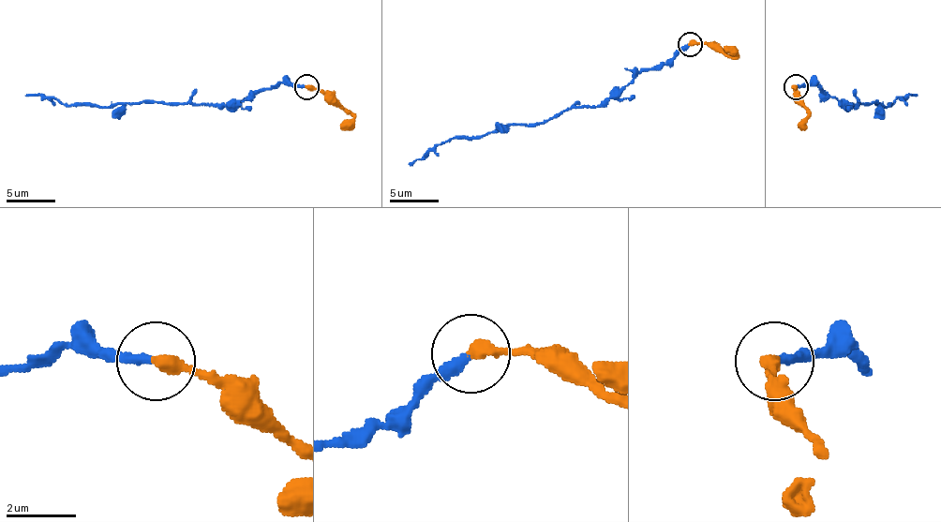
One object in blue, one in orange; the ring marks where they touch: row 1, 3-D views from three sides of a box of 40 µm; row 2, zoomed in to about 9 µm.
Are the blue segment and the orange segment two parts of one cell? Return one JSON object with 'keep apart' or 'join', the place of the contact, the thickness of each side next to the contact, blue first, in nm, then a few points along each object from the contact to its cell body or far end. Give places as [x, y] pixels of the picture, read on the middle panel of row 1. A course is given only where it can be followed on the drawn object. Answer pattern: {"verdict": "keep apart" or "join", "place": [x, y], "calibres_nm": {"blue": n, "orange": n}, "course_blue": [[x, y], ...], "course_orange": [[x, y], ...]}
{"verdict": "keep apart", "place": [690, 44], "calibres_nm": {"blue": 280, "orange": 360}, "course_blue": [[689, 44], [664, 64], [642, 68], [598, 106], [571, 106], [542, 123], [448, 138], [410, 165]], "course_orange": [[689, 44], [711, 44], [736, 56], [724, 47]]}

